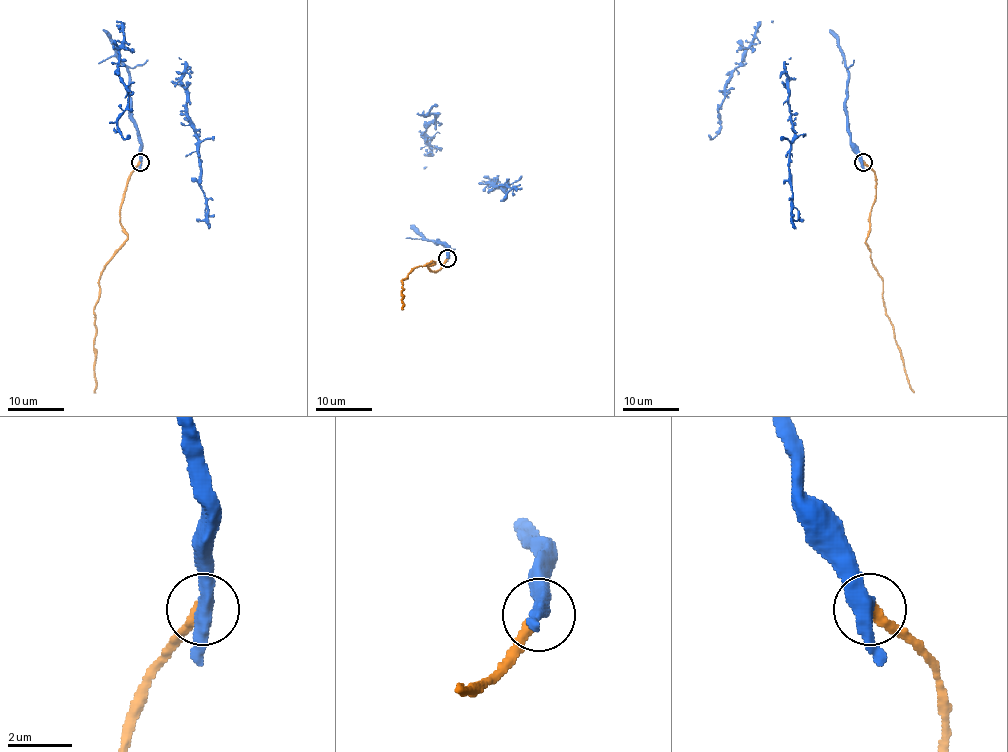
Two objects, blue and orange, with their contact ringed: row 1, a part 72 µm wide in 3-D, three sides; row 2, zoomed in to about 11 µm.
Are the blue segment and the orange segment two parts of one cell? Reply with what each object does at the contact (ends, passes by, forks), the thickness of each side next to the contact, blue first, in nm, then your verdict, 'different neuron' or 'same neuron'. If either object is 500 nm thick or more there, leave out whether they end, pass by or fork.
blue passes by; orange ends; calibres 440 and 320 nm; different neuron

